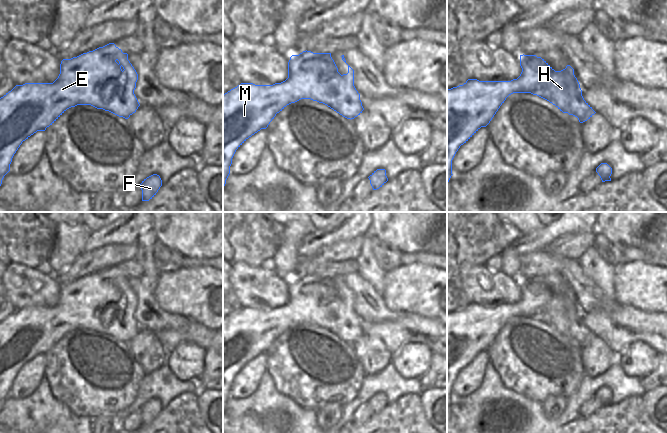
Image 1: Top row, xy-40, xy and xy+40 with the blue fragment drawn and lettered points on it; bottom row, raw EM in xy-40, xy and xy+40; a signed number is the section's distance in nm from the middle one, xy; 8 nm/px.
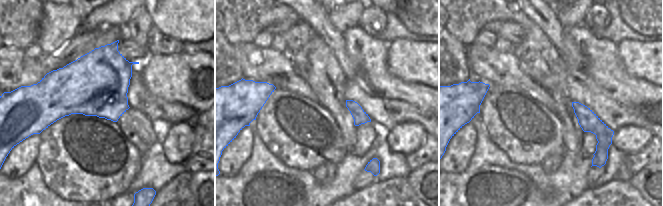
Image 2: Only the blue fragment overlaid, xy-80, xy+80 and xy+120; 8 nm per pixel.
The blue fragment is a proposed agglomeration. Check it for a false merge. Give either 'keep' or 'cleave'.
keep

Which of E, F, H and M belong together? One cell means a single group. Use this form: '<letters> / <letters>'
E F H M

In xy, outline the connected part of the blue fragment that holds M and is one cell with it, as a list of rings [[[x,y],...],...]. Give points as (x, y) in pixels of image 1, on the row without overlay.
[[[303,275],[299,279],[292,279],[288,286],[288,302],[273,309],[255,309],[241,307],[237,311],[223,318],[223,413],[230,398],[232,382],[236,374],[252,359],[266,353],[277,337],[287,329],[301,323],[311,323],[323,327],[347,343],[354,343],[364,334],[360,318],[354,310],[354,294],[348,289],[348,297],[341,299],[331,281],[331,277],[313,277]]]

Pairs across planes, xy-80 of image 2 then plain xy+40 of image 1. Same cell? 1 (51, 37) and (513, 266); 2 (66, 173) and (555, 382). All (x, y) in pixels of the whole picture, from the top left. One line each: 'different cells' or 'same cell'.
1: same cell
2: same cell

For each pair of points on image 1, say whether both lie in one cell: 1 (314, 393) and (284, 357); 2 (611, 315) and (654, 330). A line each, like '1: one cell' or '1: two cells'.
1: one cell
2: one cell

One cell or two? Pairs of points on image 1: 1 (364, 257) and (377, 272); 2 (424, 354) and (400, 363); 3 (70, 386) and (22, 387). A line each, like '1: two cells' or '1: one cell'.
1: one cell
2: one cell
3: two cells

